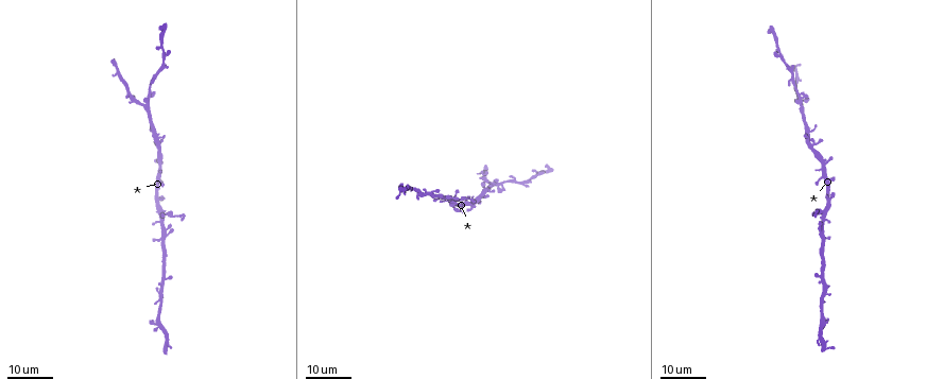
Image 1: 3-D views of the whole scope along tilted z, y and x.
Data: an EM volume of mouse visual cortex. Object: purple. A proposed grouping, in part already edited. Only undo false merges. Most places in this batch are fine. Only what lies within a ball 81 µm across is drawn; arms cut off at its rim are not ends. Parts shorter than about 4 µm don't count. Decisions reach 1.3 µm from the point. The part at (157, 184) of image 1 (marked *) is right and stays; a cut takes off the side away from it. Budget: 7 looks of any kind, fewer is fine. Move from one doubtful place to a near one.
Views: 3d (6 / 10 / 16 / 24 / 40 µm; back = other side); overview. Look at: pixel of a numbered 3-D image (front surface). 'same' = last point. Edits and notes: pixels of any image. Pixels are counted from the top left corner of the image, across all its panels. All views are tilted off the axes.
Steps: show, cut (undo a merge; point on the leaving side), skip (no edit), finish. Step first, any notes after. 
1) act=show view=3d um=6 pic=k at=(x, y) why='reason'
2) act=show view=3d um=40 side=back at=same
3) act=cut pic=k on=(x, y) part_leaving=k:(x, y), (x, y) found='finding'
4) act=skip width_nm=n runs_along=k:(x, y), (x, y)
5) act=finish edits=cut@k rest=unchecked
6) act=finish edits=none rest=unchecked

act=show view=3d um=24 pic=1 at=(158, 144) why='small branch off a trunk'

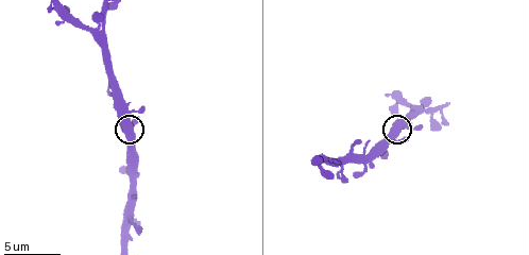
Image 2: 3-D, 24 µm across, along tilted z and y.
act=show view=3d um=6 pic=2 at=(131, 132)

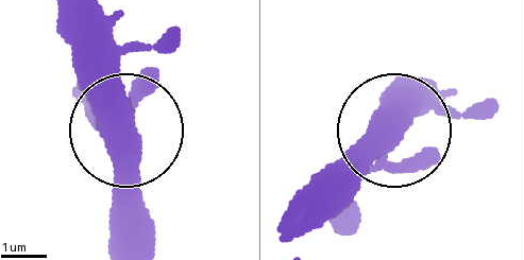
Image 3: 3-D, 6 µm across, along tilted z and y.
act=skip width_nm=440 found='all the same neuron'

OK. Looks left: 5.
act=show view=3d um=6 pic=2 at=(97, 32) why='thin arm on a thick one'

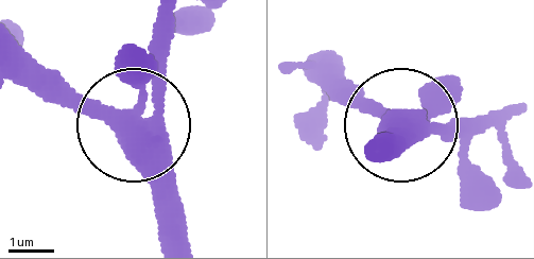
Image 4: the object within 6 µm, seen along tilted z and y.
act=skip side_arm_um=14 runs_along=4:(181, 238), (150, 144), (39, 66) found='one neuron here'

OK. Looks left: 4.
act=show view=3d um=24 pic=1 at=(824, 212) why='three-way junction'

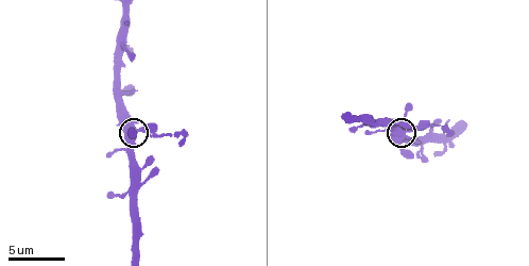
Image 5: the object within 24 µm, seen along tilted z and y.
act=show view=3d um=10 pic=5 at=(403, 131) why='closer look'

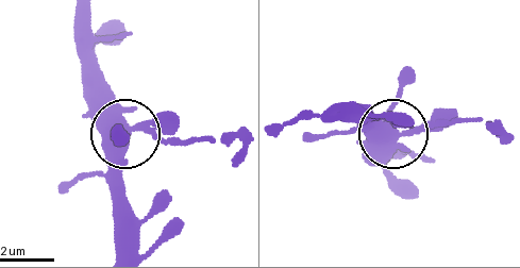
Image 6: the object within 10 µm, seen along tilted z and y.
act=cut pic=6 on=(189, 144) part_leaving=6:(428, 128), (440, 119), (477, 118), (495, 129), (488, 123) found='a second neuron is stuck on'

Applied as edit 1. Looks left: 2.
act=show view=3d um=24 pic=1 at=(780, 53) why='side arm on a straight run'

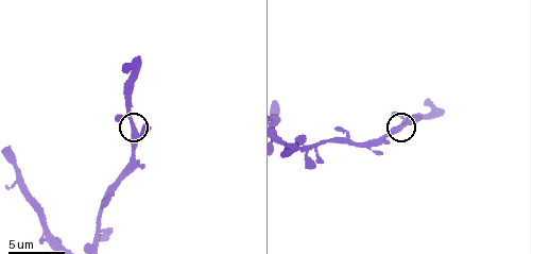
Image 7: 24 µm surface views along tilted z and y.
act=show view=3d um=10 pic=7 at=(136, 130)

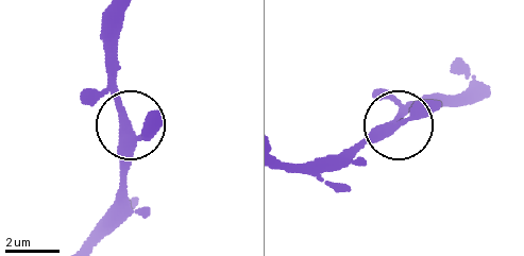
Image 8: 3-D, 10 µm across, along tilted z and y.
act=skip runs_along=8:(85, 239), (113, 203), (123, 159), (128, 116), (112, 62) found='continuous, no second neuron'

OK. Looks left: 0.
act=finish edits=cut@6 rest=unchecked

